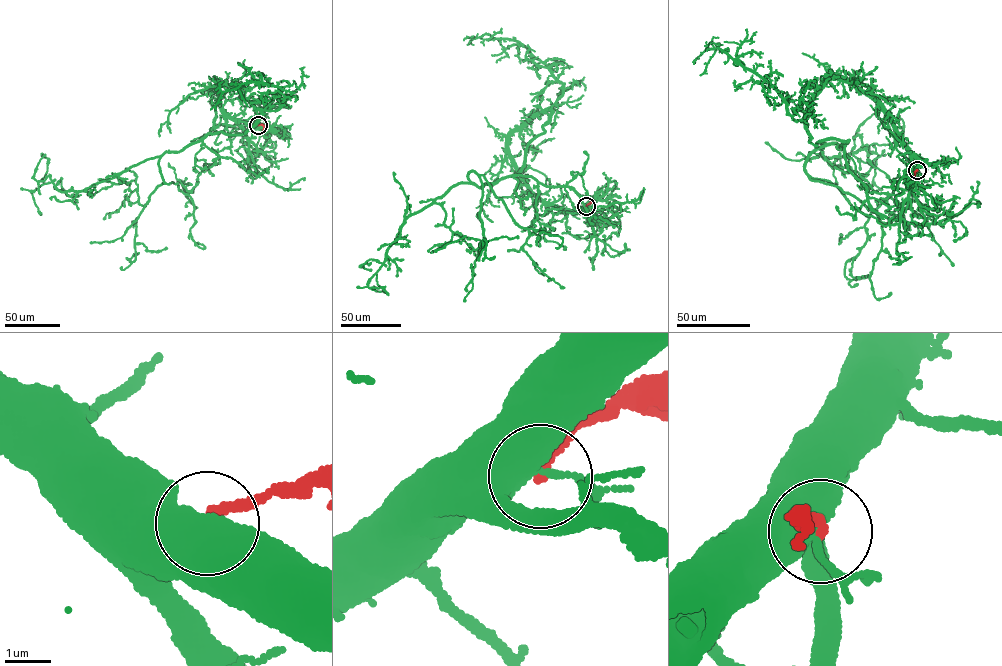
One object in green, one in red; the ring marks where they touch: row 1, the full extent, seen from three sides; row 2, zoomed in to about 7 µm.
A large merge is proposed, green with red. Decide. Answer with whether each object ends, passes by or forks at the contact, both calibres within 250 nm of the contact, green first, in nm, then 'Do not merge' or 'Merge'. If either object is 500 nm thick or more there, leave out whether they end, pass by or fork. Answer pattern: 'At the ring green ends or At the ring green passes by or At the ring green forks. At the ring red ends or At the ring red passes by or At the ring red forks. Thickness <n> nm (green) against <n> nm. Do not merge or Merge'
At the ring green passes by. At the ring red ends. Thickness 480 nm (green) against 200 nm. Do not merge

